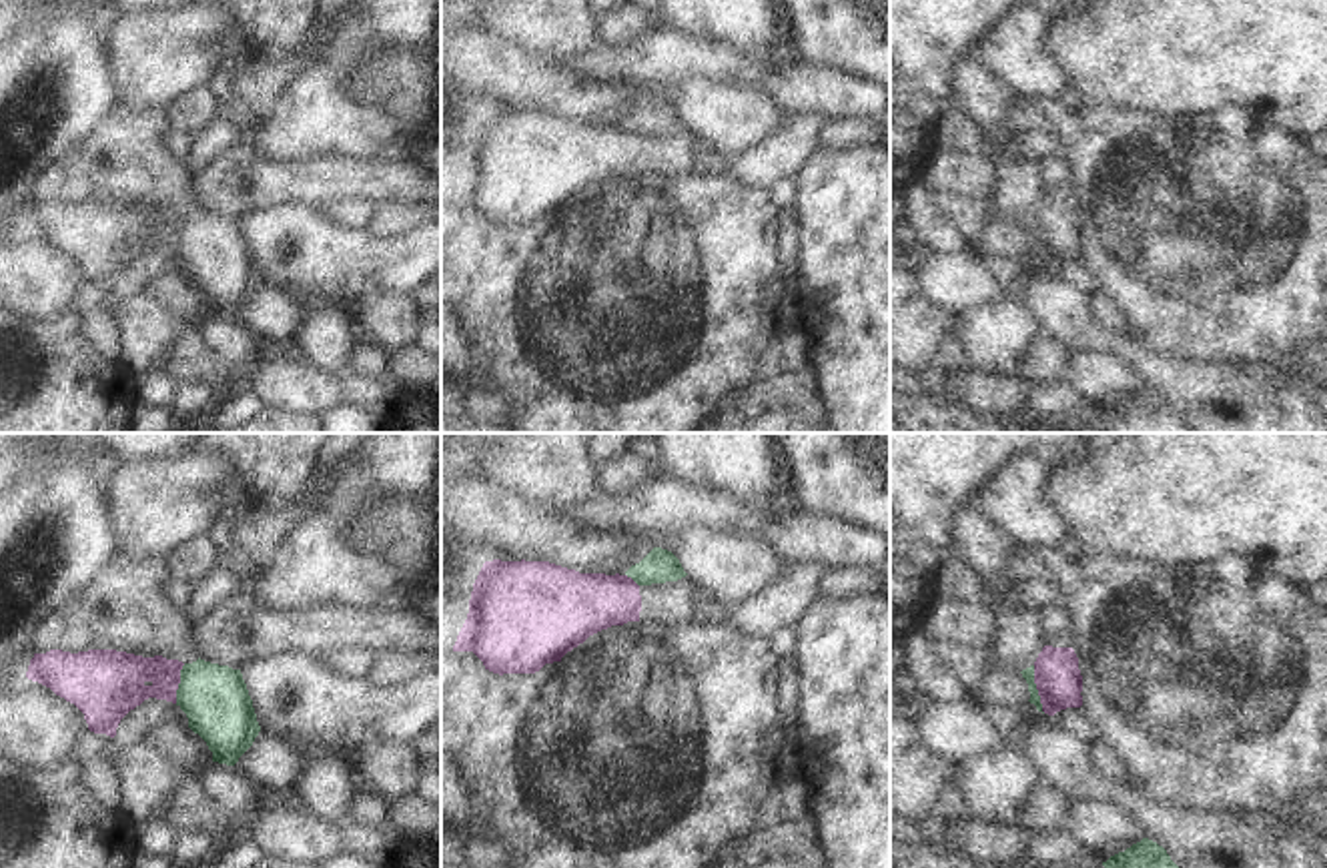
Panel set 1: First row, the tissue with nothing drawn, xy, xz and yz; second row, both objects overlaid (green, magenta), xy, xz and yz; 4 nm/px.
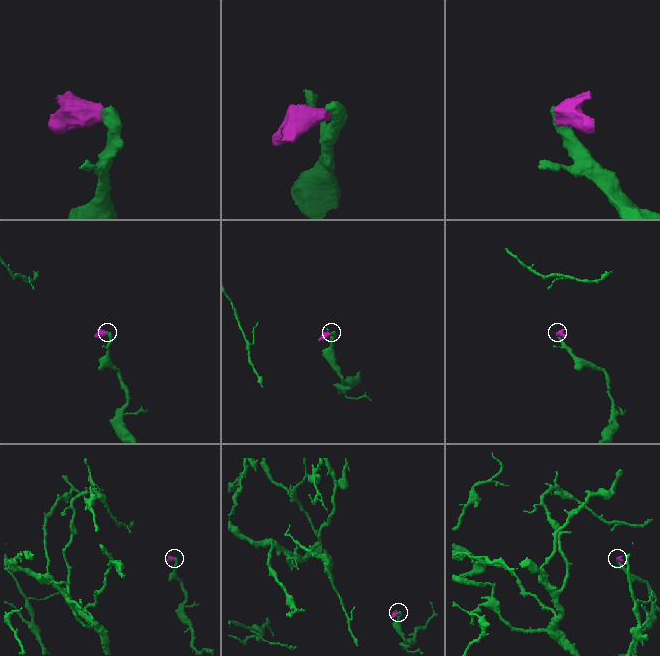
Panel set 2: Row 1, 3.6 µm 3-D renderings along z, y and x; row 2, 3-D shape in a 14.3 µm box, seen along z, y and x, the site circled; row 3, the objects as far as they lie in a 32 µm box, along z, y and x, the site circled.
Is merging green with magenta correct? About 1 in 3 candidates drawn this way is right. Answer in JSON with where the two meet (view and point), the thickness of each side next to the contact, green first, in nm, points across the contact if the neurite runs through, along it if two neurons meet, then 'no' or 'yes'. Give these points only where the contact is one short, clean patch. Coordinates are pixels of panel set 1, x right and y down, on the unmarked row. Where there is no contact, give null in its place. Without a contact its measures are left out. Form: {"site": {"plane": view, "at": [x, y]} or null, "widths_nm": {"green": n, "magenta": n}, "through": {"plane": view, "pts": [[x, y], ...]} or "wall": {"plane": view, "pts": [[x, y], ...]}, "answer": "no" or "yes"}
{"site": {"plane": "yz", "at": [1037, 241]}, "widths_nm": {"green": 50, "magenta": 190}, "wall": {"plane": "yz", "pts": [[1033, 217], [1033, 233], [1045, 263]]}, "answer": "no"}

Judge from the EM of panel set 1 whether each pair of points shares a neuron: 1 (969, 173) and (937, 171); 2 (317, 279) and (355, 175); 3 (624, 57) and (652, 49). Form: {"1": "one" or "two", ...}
{"1": "one", "2": "two", "3": "one"}

